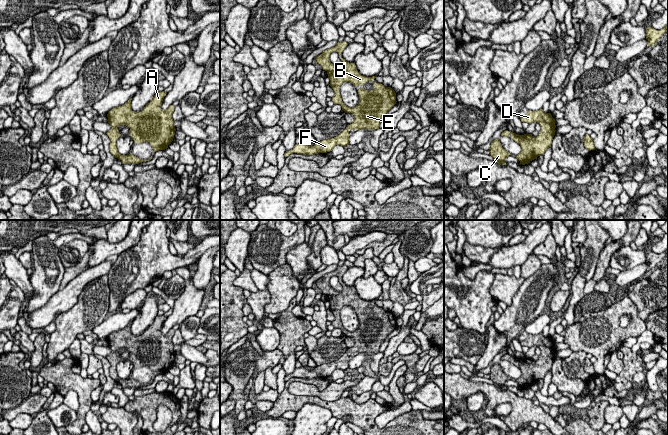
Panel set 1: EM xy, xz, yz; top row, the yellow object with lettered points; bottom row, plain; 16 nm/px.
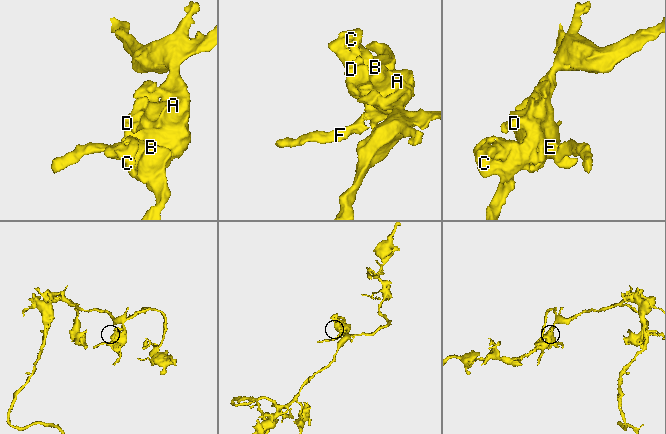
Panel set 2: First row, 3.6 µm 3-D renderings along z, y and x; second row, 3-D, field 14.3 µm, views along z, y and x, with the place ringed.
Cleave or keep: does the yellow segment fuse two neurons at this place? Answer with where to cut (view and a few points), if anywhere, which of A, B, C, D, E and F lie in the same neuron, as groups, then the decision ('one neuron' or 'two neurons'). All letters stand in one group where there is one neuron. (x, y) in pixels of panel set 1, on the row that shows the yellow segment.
no cut | A B C D E F | one neuron

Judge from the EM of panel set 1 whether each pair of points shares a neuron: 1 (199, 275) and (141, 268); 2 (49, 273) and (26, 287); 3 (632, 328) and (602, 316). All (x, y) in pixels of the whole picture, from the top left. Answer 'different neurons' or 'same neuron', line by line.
1: different neurons
2: different neurons
3: same neuron

